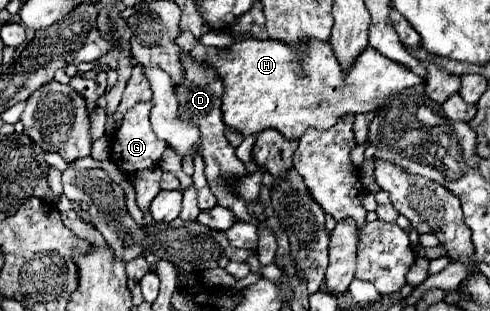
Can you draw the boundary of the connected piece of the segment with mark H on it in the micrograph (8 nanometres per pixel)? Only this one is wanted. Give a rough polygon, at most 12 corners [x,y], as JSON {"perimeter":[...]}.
{"perimeter":[[249,38],[209,62],[223,120],[297,140],[421,84],[371,46]]}

